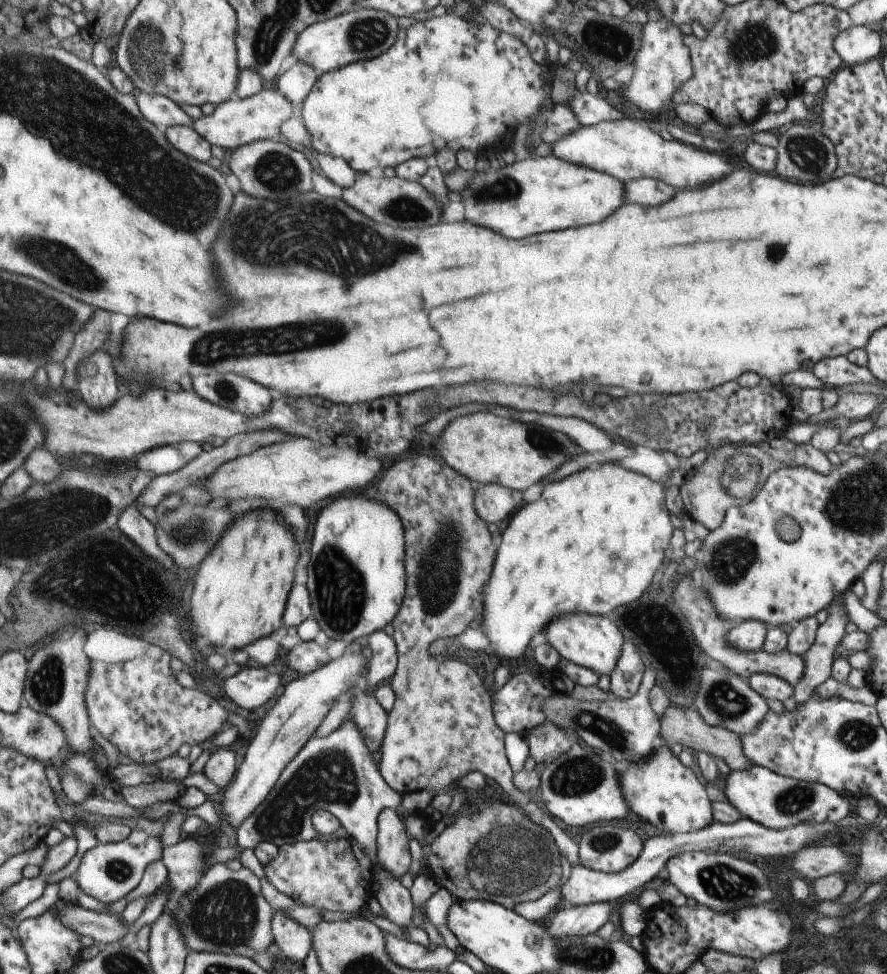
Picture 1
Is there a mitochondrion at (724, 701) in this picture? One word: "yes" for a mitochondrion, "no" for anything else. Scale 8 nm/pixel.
yes

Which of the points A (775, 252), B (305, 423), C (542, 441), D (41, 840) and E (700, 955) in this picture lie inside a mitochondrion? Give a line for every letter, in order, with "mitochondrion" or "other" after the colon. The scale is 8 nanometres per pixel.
A: other
B: other
C: mitochondrion
D: other
E: other

